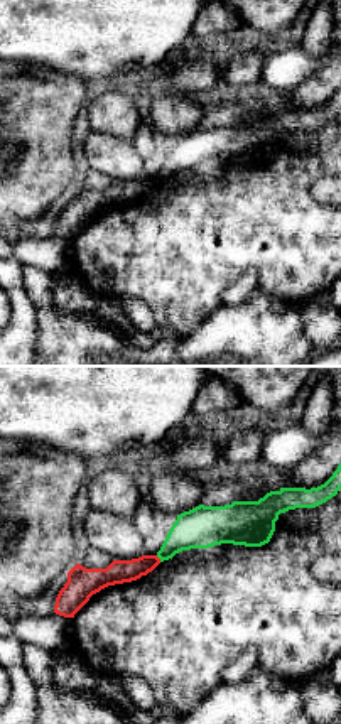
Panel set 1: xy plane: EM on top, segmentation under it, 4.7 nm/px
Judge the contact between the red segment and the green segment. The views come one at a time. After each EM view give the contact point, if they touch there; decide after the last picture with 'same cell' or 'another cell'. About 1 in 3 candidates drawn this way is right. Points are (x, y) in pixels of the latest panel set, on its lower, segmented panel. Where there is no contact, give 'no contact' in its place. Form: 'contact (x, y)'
contact (159, 559)

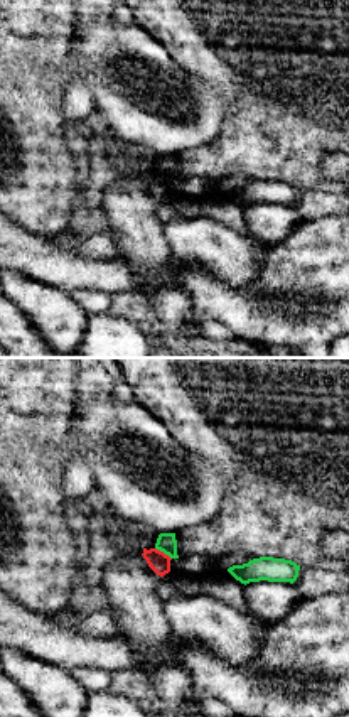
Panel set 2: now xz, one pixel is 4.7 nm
contact (162, 552)

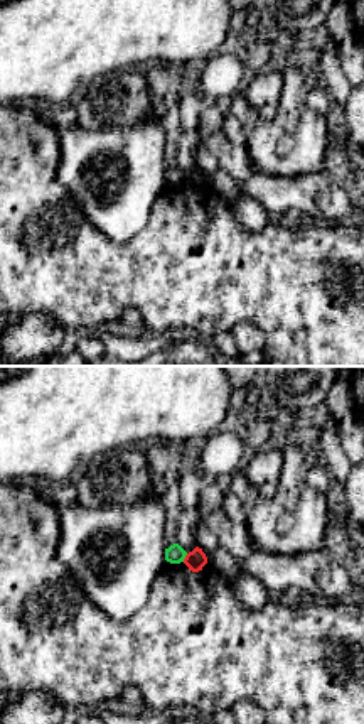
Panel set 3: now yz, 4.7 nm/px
contact (186, 557)

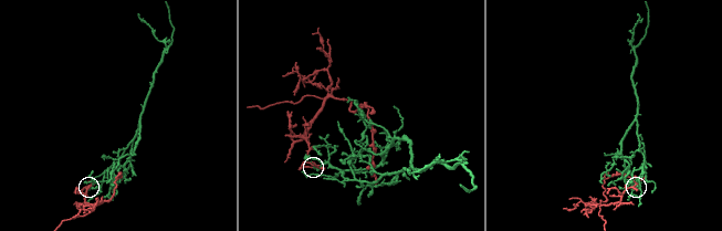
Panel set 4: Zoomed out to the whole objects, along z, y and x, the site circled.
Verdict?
another cell

